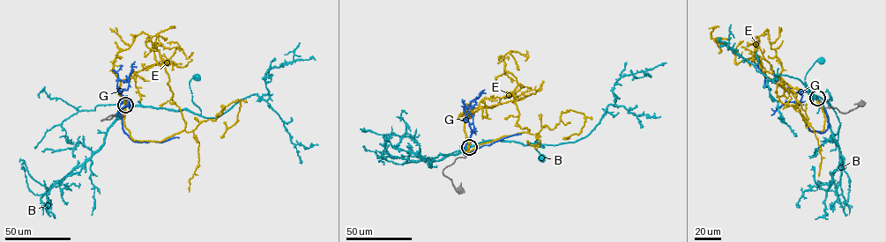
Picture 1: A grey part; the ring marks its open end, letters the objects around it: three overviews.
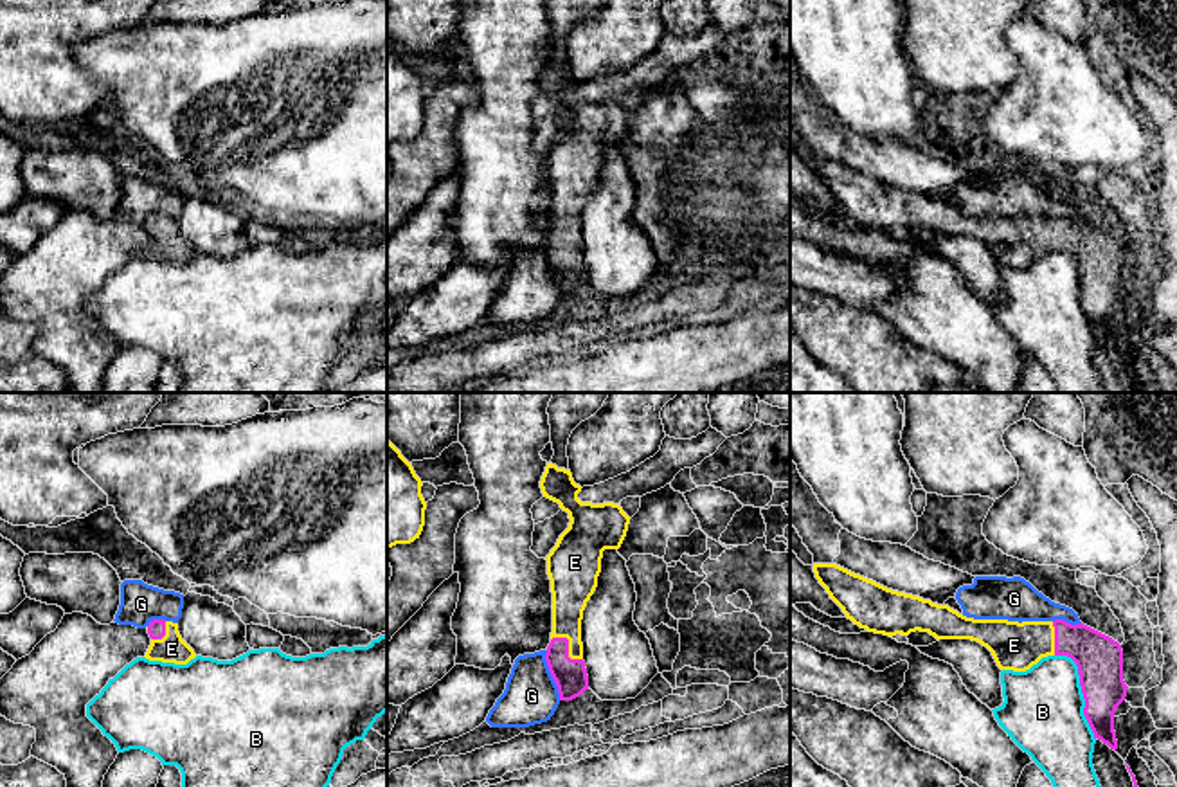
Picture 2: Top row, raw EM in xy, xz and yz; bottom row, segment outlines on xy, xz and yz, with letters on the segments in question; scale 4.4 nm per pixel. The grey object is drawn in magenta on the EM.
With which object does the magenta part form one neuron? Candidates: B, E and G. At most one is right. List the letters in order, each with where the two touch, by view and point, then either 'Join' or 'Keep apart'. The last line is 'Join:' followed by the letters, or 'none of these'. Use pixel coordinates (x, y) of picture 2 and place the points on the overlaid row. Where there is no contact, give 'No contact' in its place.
B: Touches magenta at yz (1082, 692). Keep apart
E: Touches magenta at xz (567, 647). Join
G: Touches magenta at xz (551, 674). Keep apart
Join: E

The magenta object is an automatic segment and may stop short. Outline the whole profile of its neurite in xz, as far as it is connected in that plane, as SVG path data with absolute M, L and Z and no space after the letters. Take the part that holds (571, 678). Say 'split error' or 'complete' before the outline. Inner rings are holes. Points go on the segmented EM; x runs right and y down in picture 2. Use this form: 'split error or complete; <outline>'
split error; M547 463L540 488L571 519L545 558L553 593L553 632L545 661L560 701L572 701L588 690L581 643L583 611L597 587L603 551L621 547L630 517L614 502L581 502L581 486L571 470L553 463Z

